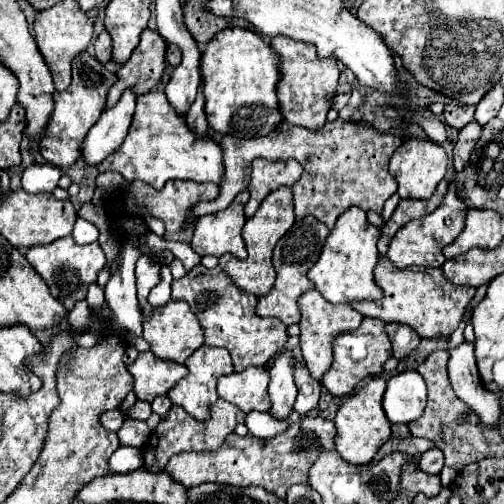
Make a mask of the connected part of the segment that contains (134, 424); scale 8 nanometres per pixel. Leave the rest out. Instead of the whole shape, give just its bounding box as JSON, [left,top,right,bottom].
[118,419,150,447]

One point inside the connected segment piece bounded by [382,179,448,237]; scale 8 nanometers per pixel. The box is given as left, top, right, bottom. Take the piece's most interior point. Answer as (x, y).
(408, 209)

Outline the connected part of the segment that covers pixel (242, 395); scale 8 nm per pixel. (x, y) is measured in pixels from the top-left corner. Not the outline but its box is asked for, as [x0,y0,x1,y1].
[218,367,272,413]

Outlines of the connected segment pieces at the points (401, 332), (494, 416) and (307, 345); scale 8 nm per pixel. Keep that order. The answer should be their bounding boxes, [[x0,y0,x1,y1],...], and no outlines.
[[386,325,420,360],[448,343,502,429],[300,289,362,381]]

